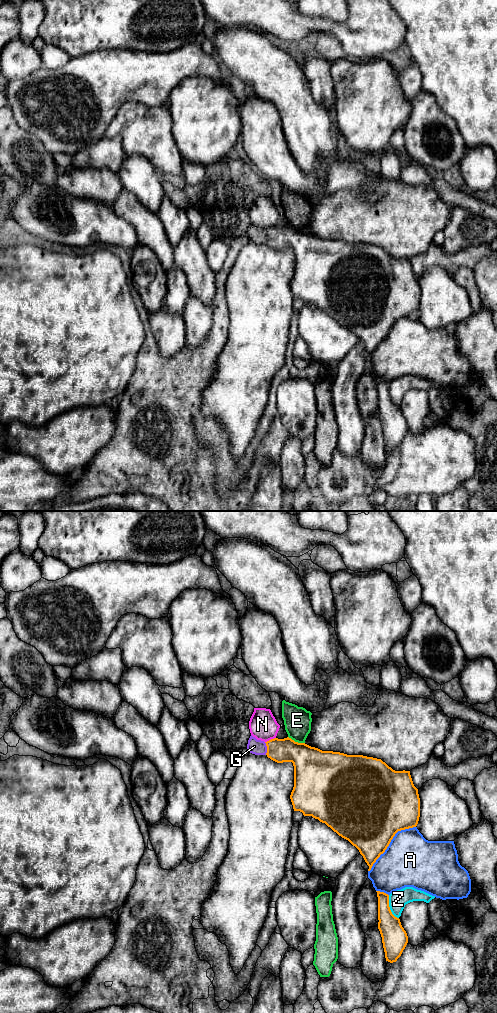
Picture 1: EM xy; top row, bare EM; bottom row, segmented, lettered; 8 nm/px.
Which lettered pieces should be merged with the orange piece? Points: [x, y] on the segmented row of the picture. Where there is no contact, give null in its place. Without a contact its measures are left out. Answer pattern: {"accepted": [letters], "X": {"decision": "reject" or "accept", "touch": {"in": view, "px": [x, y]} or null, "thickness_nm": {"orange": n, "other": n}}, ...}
{"accepted": ["G"], "A": {"decision": "reject", "touch": {"in": "xy", "px": [389, 843]}, "thickness_nm": {"orange": 480, "other": 420}}, "E": {"decision": "reject", "touch": {"in": "xy", "px": [296, 742]}, "thickness_nm": {"orange": 320, "other": 220}}, "G": {"decision": "accept", "touch": {"in": "xy", "px": [267, 748]}, "thickness_nm": {"orange": 190, "other": 120}}, "N": {"decision": "reject", "touch": {"in": "xy", "px": [271, 739]}, "thickness_nm": {"orange": 190, "other": 220}}, "Z": {"decision": "reject", "touch": {"in": "xy", "px": [389, 907]}, "thickness_nm": {"orange": 200, "other": 150}}}

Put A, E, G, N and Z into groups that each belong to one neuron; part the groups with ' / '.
A / E / G / N / Z

